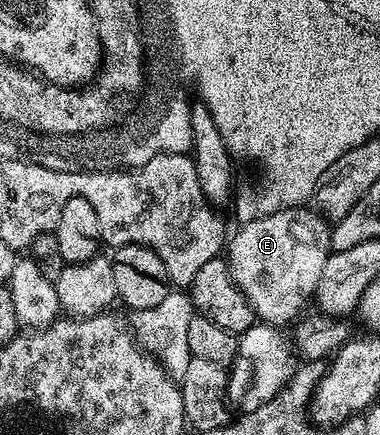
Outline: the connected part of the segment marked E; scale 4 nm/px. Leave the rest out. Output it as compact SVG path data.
M306 206L286 208L254 218L227 241L226 261L231 278L246 296L259 321L265 325L286 326L316 293L318 279L331 251L331 229L324 216Z

